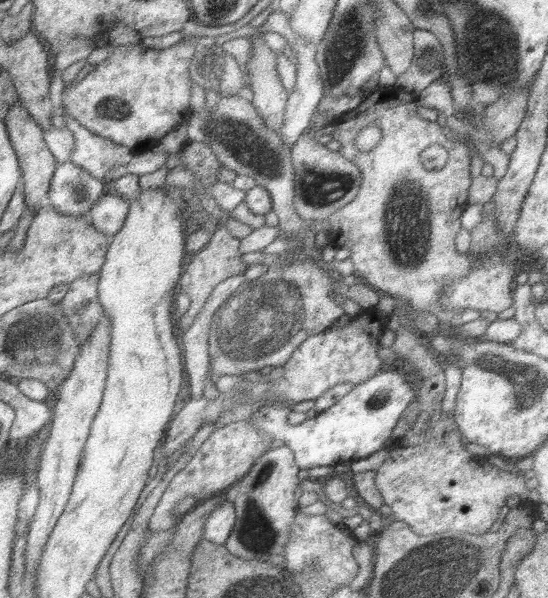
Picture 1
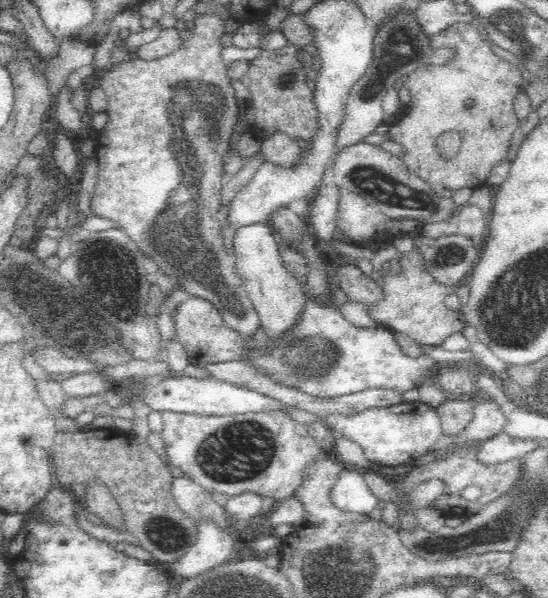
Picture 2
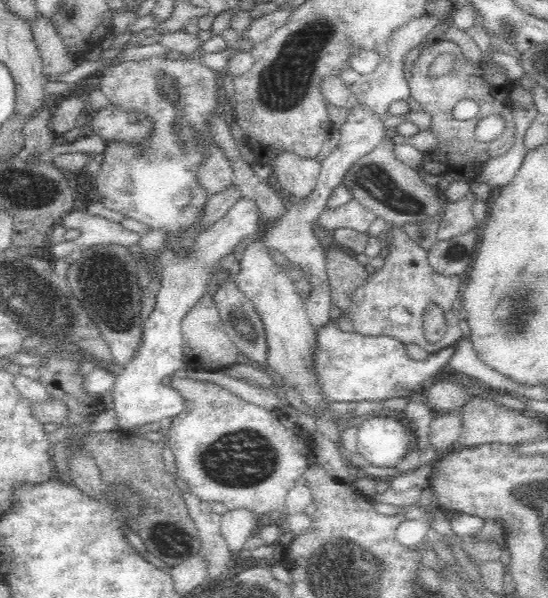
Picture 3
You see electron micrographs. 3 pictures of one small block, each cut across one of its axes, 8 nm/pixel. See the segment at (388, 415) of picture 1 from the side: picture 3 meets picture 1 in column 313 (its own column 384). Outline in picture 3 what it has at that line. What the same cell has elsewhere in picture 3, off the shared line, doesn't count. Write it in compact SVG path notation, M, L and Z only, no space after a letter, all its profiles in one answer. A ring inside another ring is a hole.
M370 418L360 424L358 430L358 454L366 458L370 466L380 466L380 468L390 468L396 466L404 454L412 448L416 448L416 434L412 432L412 422L404 420L394 420L394 418Z

